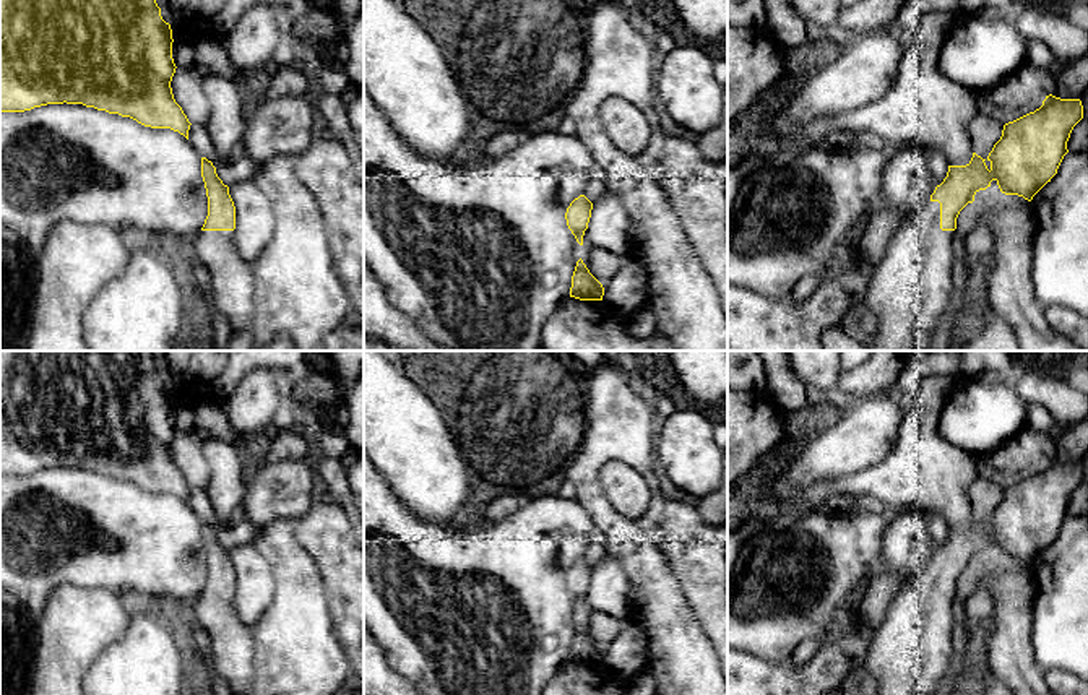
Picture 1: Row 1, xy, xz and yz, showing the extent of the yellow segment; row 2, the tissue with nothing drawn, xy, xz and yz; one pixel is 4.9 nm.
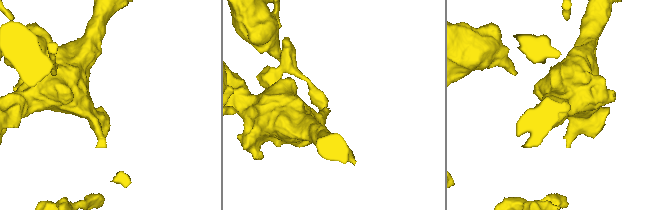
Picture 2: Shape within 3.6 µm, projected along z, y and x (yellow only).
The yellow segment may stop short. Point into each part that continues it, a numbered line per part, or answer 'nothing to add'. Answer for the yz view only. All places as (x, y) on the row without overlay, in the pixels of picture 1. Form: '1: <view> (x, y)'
1: yz (910, 653)

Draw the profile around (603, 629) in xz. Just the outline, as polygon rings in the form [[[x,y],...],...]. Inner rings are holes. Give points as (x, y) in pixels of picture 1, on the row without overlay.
[[[588,609],[583,611],[581,624],[601,648],[615,640],[622,630],[622,620]]]

